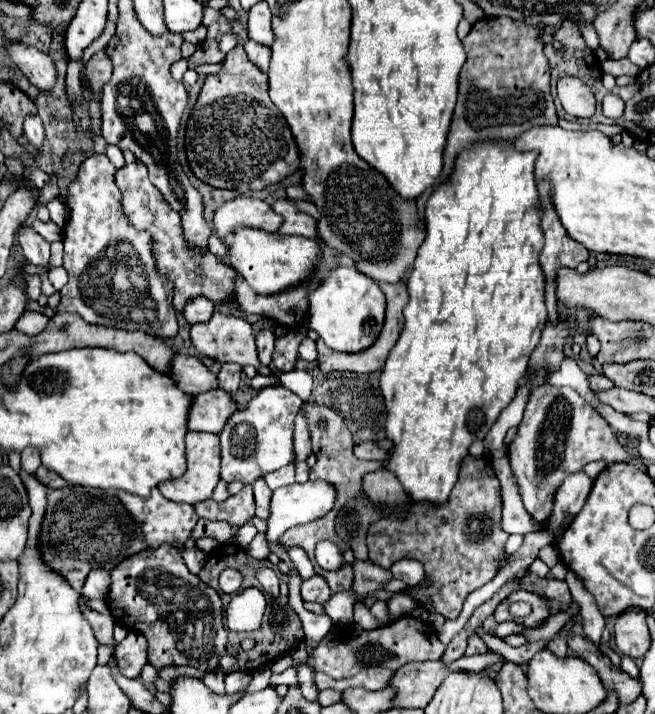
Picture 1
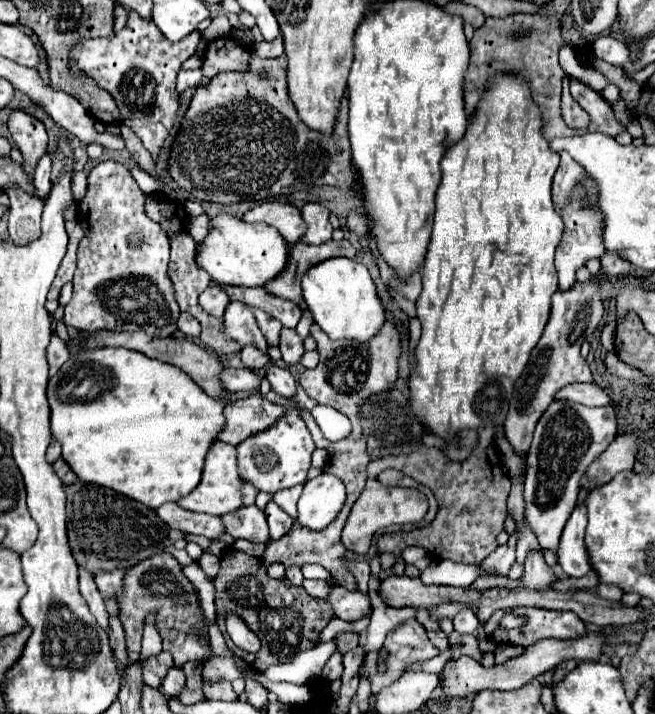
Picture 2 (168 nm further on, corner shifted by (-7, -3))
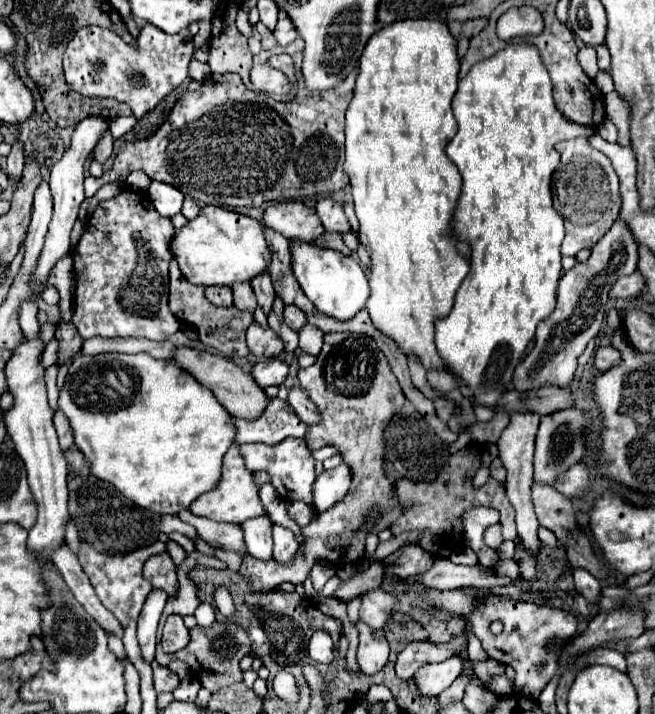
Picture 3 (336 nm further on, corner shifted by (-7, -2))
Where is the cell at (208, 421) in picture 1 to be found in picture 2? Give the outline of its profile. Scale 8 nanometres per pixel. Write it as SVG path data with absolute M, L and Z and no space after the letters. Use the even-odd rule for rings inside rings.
M255 395L225 405L223 413L225 413L225 427L217 435L217 439L237 445L247 435L273 425L283 415L283 407L269 403L261 395Z

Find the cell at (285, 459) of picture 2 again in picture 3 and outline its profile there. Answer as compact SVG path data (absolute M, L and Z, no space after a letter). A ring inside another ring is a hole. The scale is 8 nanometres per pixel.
M287 438L277 446L265 446L265 444L241 444L239 452L243 454L245 466L251 472L265 470L271 476L271 484L275 486L277 494L281 498L287 498L287 502L303 500L311 506L311 486L315 482L315 458L311 456L311 450L307 444L299 438Z

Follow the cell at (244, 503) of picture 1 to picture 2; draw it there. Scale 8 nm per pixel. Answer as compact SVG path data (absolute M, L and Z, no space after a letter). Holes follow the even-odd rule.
M257 505L239 507L231 515L221 515L225 531L235 539L247 539L251 543L263 543L269 539L269 527L265 513Z

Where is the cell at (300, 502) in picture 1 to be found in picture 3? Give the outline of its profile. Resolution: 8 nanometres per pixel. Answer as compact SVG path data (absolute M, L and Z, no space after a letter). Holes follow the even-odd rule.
M341 462L333 470L325 470L313 486L313 508L319 514L329 510L333 504L345 498L349 486L351 486L351 468L345 462Z

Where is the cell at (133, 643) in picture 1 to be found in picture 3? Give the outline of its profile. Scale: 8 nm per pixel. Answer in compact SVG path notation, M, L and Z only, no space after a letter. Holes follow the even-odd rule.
M151 662L151 668L153 668L153 684L157 692L173 692L175 686L179 686L179 676L169 668L159 666L157 662Z

